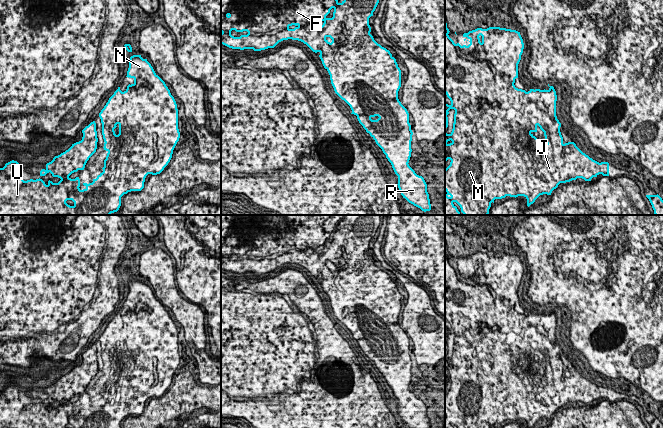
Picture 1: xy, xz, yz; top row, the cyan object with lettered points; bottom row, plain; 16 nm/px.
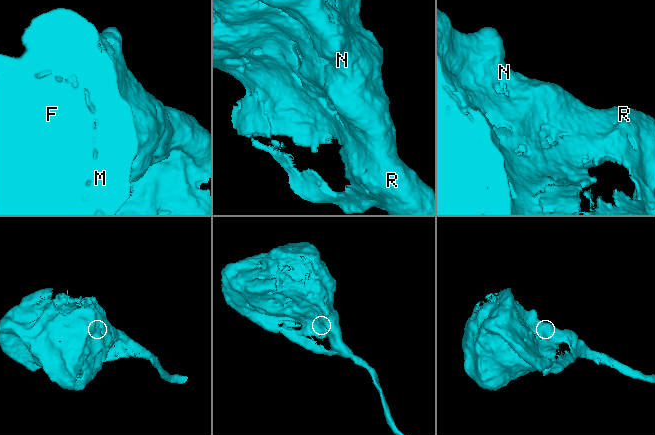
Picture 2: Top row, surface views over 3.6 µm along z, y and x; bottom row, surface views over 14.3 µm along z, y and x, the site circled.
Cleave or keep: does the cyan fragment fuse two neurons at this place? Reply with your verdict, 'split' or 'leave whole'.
split

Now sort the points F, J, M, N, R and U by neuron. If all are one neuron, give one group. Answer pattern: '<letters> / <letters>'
F M N R U / J

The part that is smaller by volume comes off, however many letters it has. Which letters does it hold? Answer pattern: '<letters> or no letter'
J

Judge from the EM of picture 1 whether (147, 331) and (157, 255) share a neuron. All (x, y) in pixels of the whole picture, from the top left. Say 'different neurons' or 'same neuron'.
different neurons

